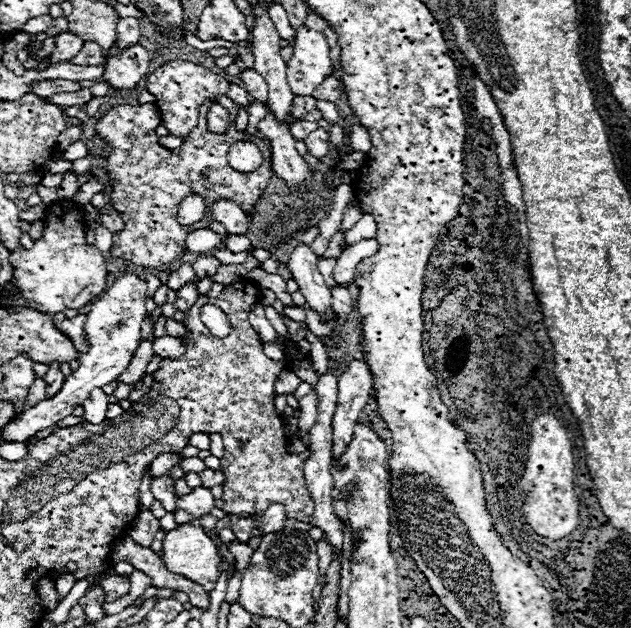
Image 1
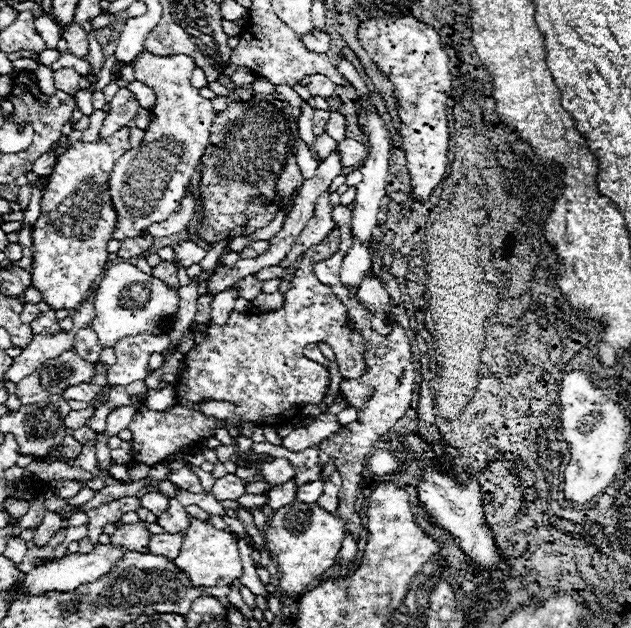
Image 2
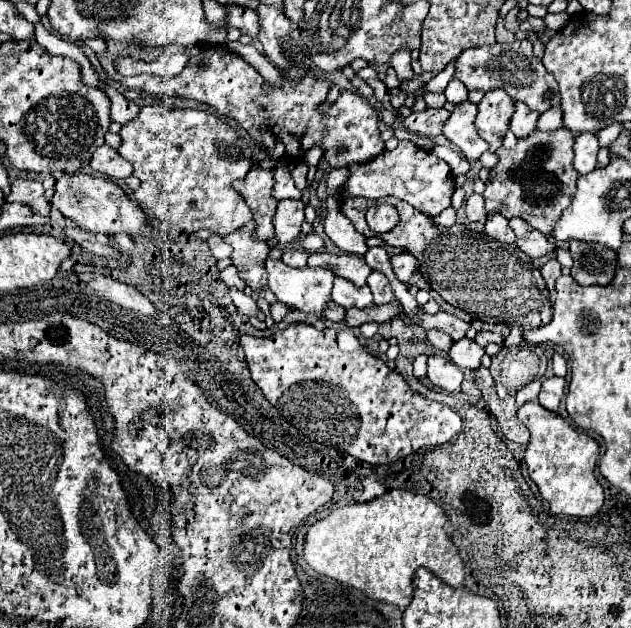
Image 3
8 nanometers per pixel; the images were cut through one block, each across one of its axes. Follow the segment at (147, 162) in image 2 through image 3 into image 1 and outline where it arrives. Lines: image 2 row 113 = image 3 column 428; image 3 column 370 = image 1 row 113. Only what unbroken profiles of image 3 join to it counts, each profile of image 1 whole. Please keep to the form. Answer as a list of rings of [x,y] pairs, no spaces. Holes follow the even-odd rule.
[[[184,60],[168,62],[146,76],[146,90],[150,94],[154,94],[154,98],[156,98],[154,104],[160,110],[162,126],[168,130],[170,136],[178,136],[178,138],[188,138],[188,132],[192,132],[196,128],[198,108],[204,104],[204,100],[226,94],[228,86],[230,84],[220,74],[214,74],[212,70],[208,70],[204,66],[184,62]]]

